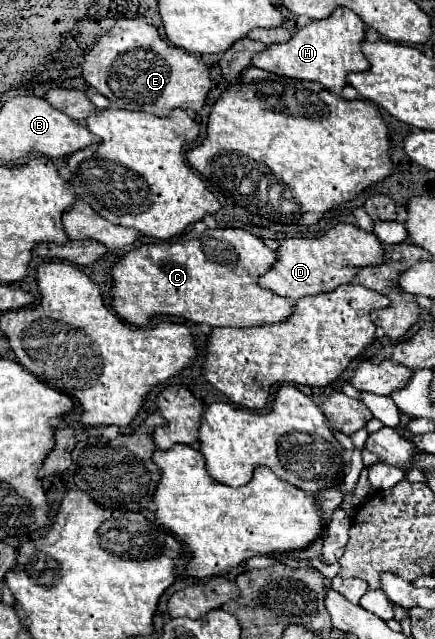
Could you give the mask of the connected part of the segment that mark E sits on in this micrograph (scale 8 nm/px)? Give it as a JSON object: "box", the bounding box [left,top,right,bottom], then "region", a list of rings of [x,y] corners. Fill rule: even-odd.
{"box":[83,17,211,115],"region":[[[127,17],[117,19],[115,25],[105,35],[97,37],[97,43],[83,57],[83,79],[87,81],[87,85],[95,87],[101,95],[105,95],[113,107],[145,111],[145,113],[153,113],[153,115],[167,115],[175,107],[199,111],[203,107],[209,87],[211,87],[209,71],[203,61],[199,61],[189,51],[163,41],[159,37],[157,29],[149,23],[145,23],[143,19],[127,19]]]}

